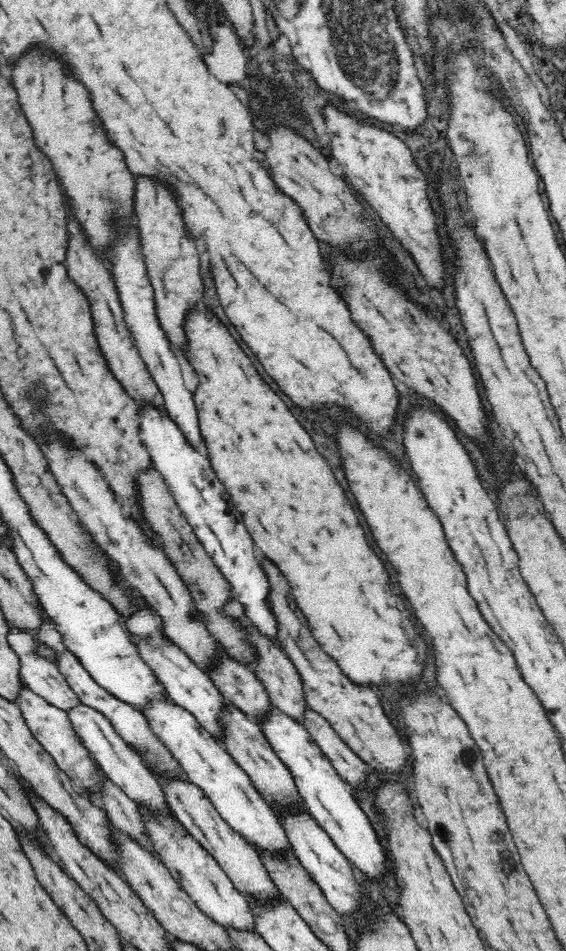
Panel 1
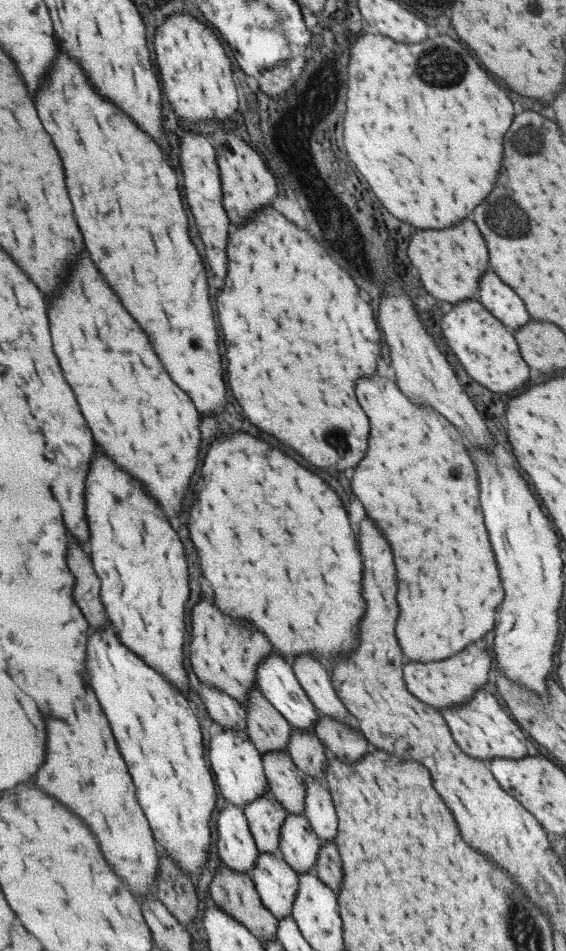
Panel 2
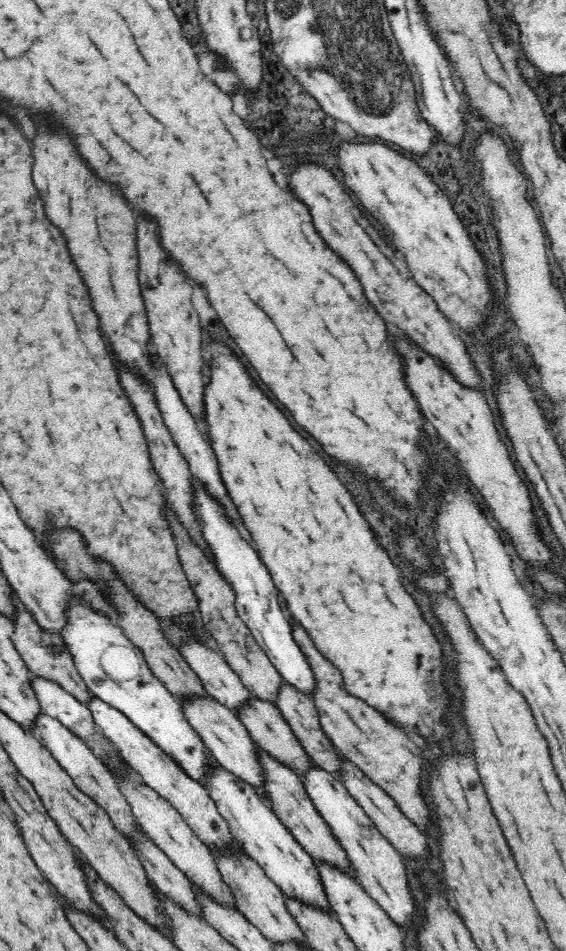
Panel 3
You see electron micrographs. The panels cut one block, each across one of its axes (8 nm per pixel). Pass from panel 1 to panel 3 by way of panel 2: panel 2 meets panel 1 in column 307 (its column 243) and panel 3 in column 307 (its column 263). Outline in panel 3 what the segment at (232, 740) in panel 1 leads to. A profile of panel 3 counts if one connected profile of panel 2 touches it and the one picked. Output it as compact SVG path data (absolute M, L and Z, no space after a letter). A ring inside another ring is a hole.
M261 748L258 749L258 755L260 755L260 763L262 763L265 771L264 775L266 775L266 790L264 791L266 791L267 802L282 821L282 824L290 830L317 864L327 864L331 868L341 870L343 874L349 874L356 882L359 882L356 878L356 871L352 869L352 863L348 859L346 849L332 834L332 829L328 827L328 823L316 809L316 805L314 805L308 791L305 789L302 778L286 769L286 767L282 767L279 762L270 758L269 754L263 752Z

